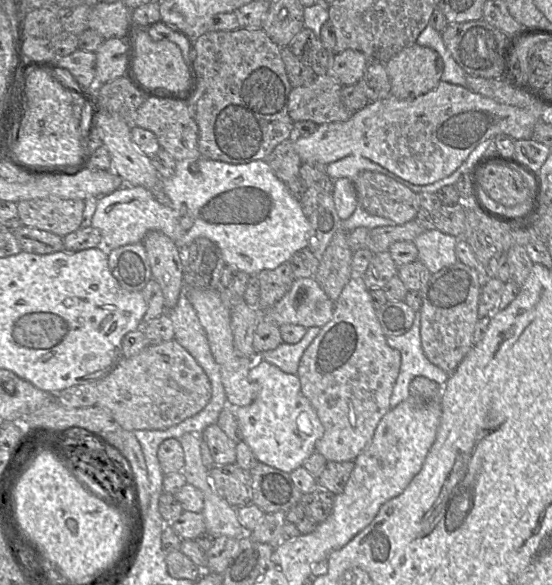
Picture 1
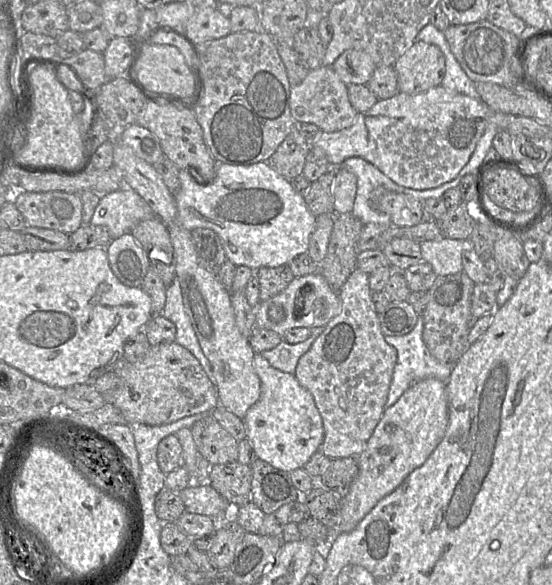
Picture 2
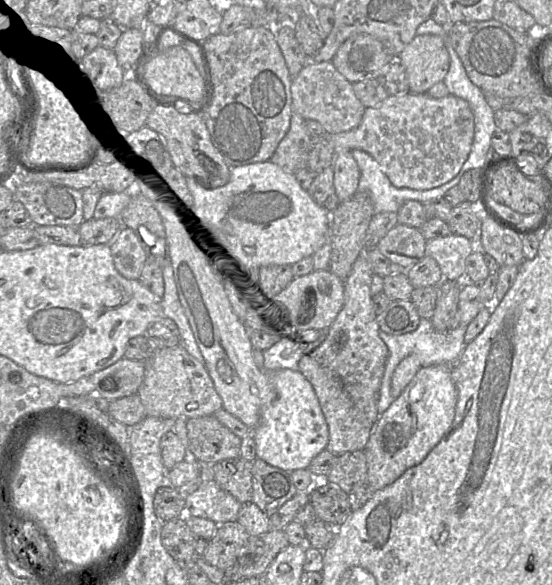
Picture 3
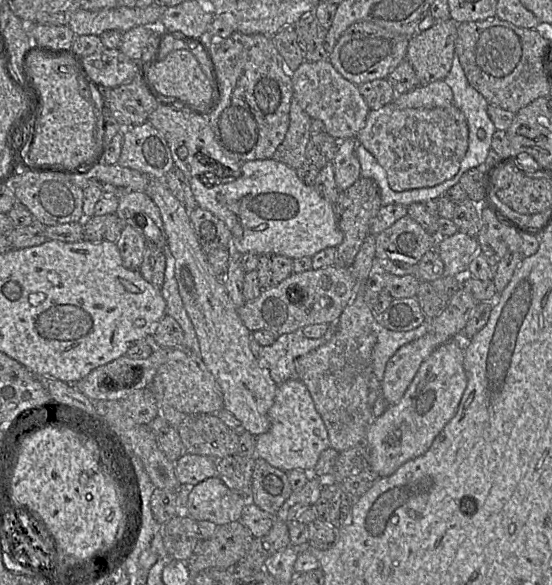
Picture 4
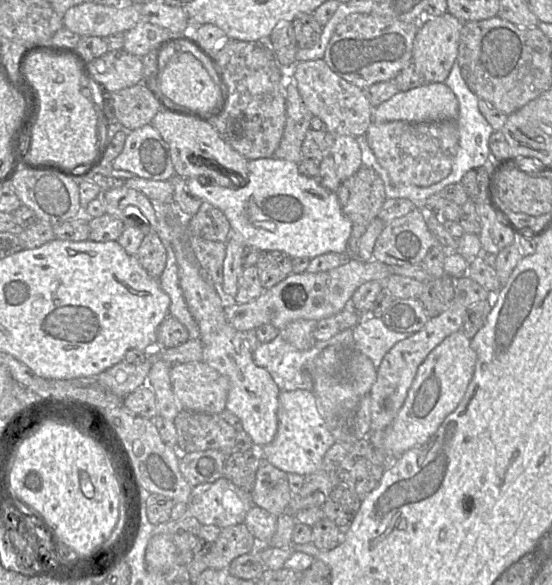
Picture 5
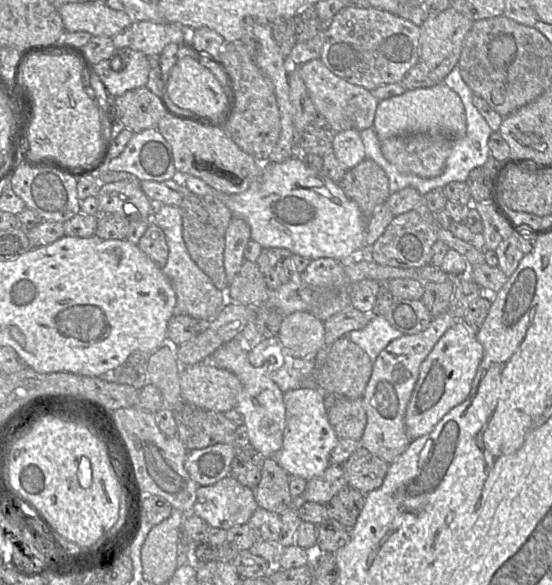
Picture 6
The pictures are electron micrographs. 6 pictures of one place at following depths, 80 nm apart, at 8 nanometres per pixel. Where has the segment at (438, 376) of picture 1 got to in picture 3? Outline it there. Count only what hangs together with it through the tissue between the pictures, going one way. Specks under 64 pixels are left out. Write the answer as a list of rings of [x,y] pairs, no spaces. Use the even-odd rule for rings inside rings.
[[[421,317],[418,328],[412,332],[401,335],[392,335],[380,329],[379,336],[388,347],[389,355],[380,388],[380,397],[378,401],[379,414],[381,415],[384,413],[395,400],[391,390],[392,376],[397,365],[405,357],[415,354],[419,358],[422,367],[431,365],[448,365],[452,370],[454,365],[461,357],[465,346],[467,345],[465,342],[466,329],[467,326],[458,326],[455,329],[451,329],[446,332],[440,332],[434,329],[430,319]]]

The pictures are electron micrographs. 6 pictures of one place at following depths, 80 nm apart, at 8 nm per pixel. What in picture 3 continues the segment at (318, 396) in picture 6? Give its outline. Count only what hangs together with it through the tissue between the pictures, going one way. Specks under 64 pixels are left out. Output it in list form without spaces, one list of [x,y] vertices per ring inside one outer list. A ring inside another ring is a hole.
[[[297,370],[266,371],[276,397],[261,411],[258,425],[251,430],[256,457],[267,464],[293,472],[308,469],[311,461],[326,449],[329,430],[311,383]]]

